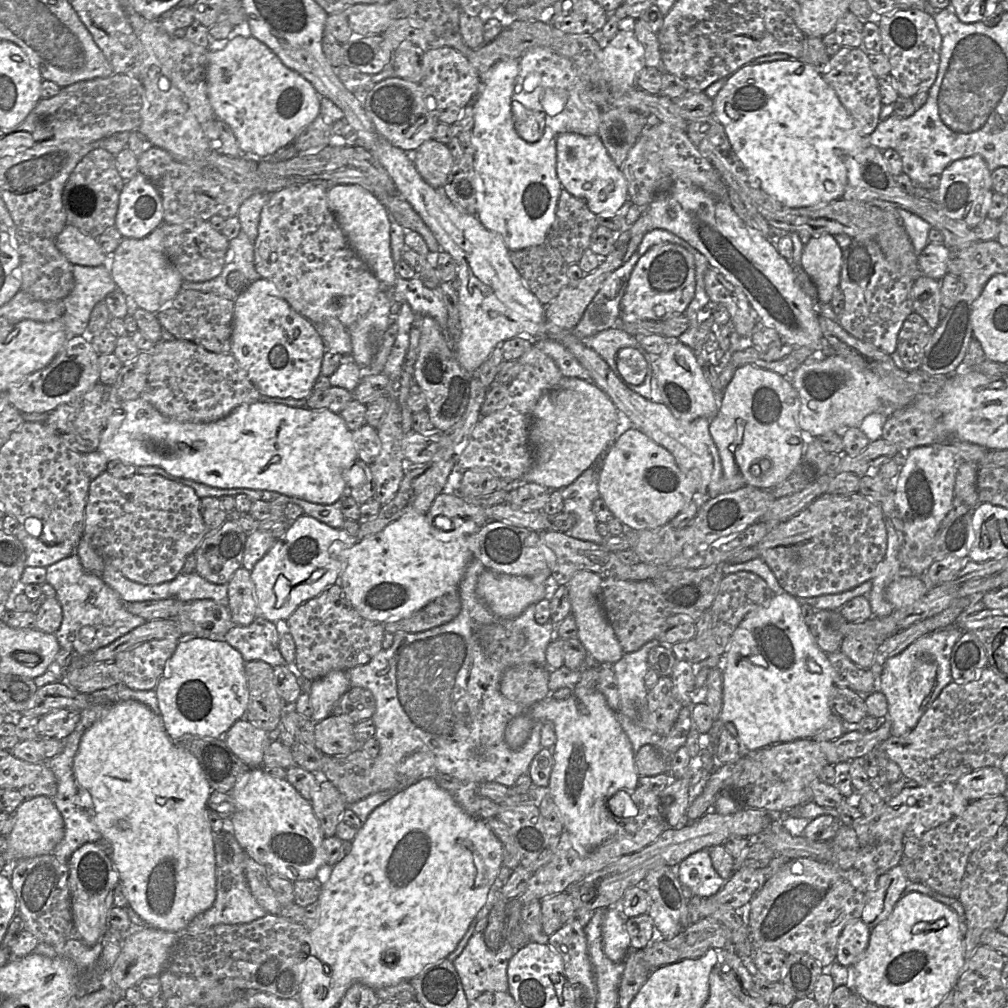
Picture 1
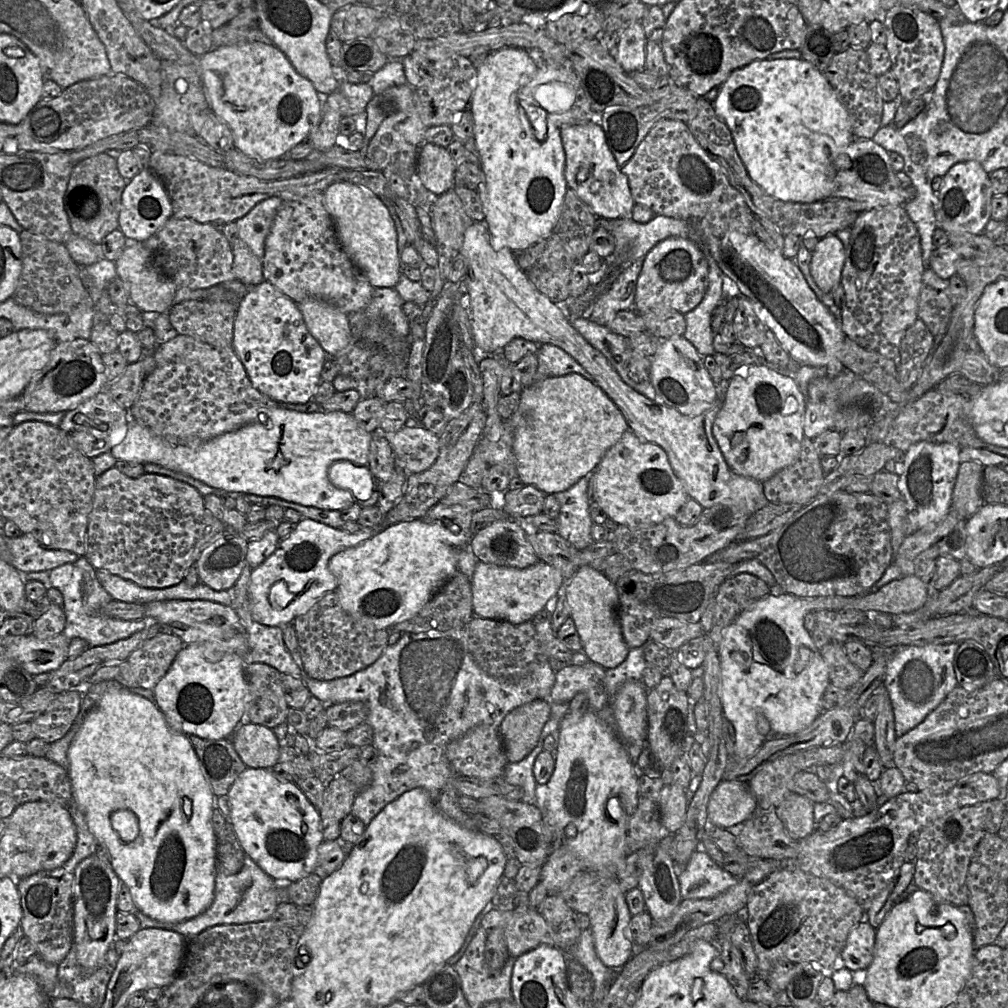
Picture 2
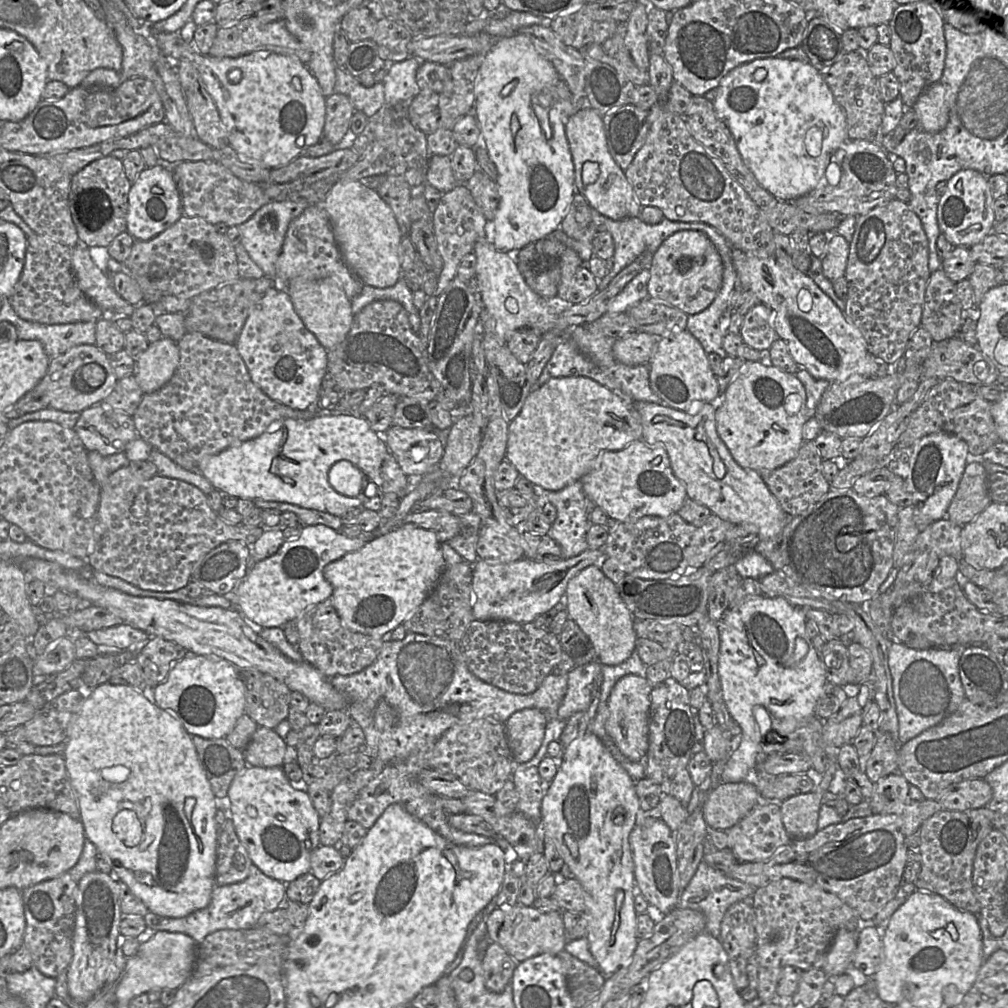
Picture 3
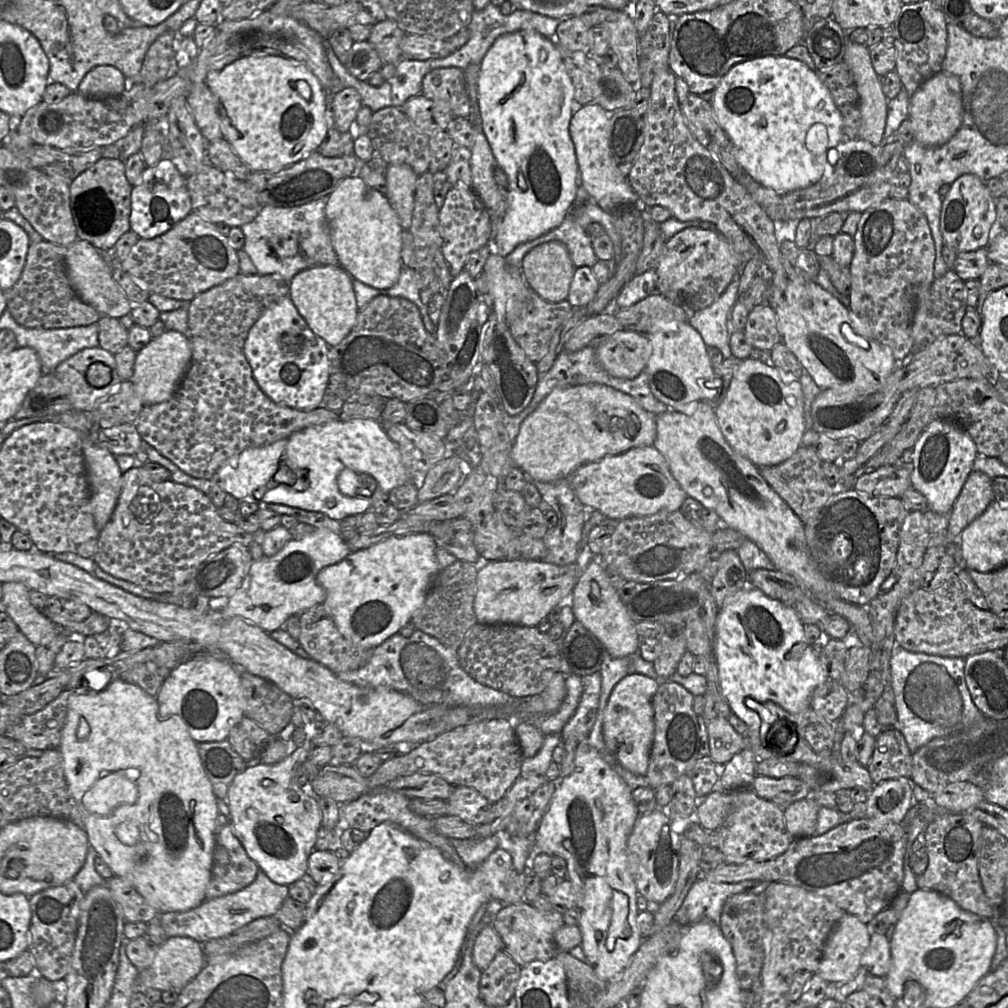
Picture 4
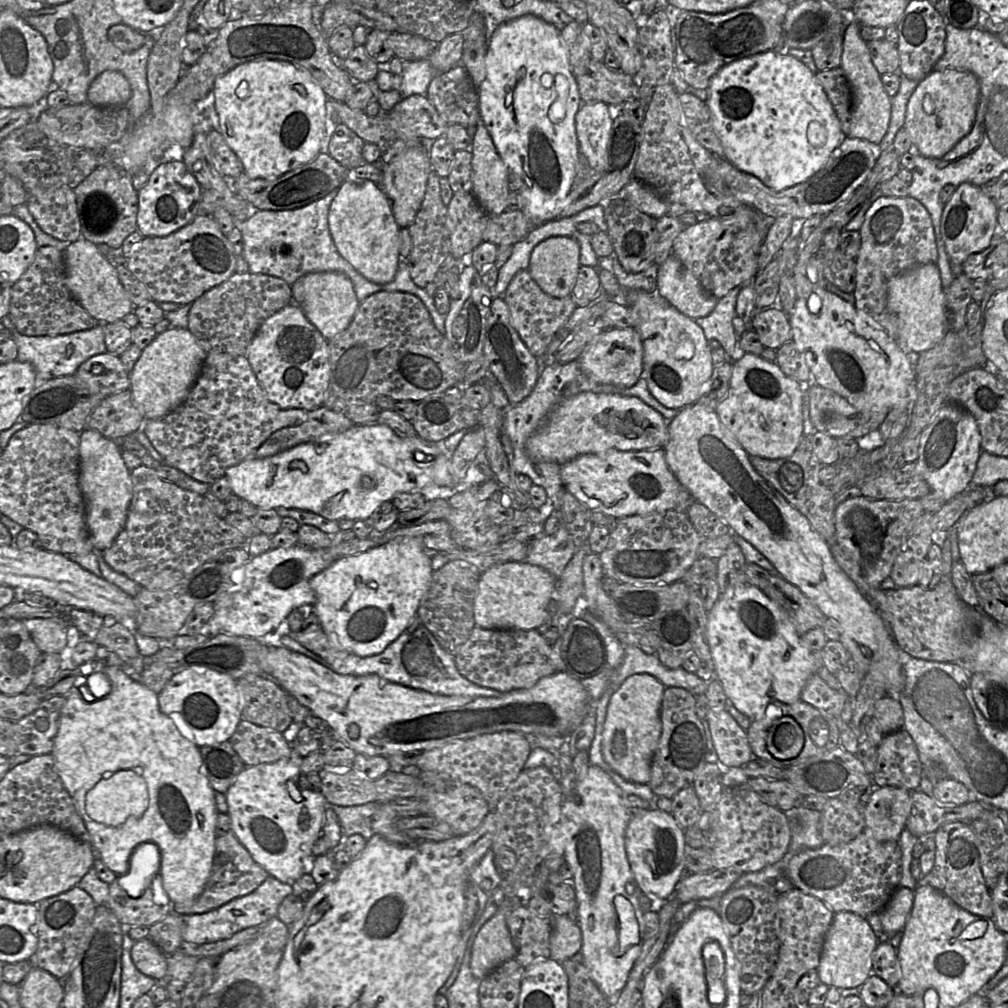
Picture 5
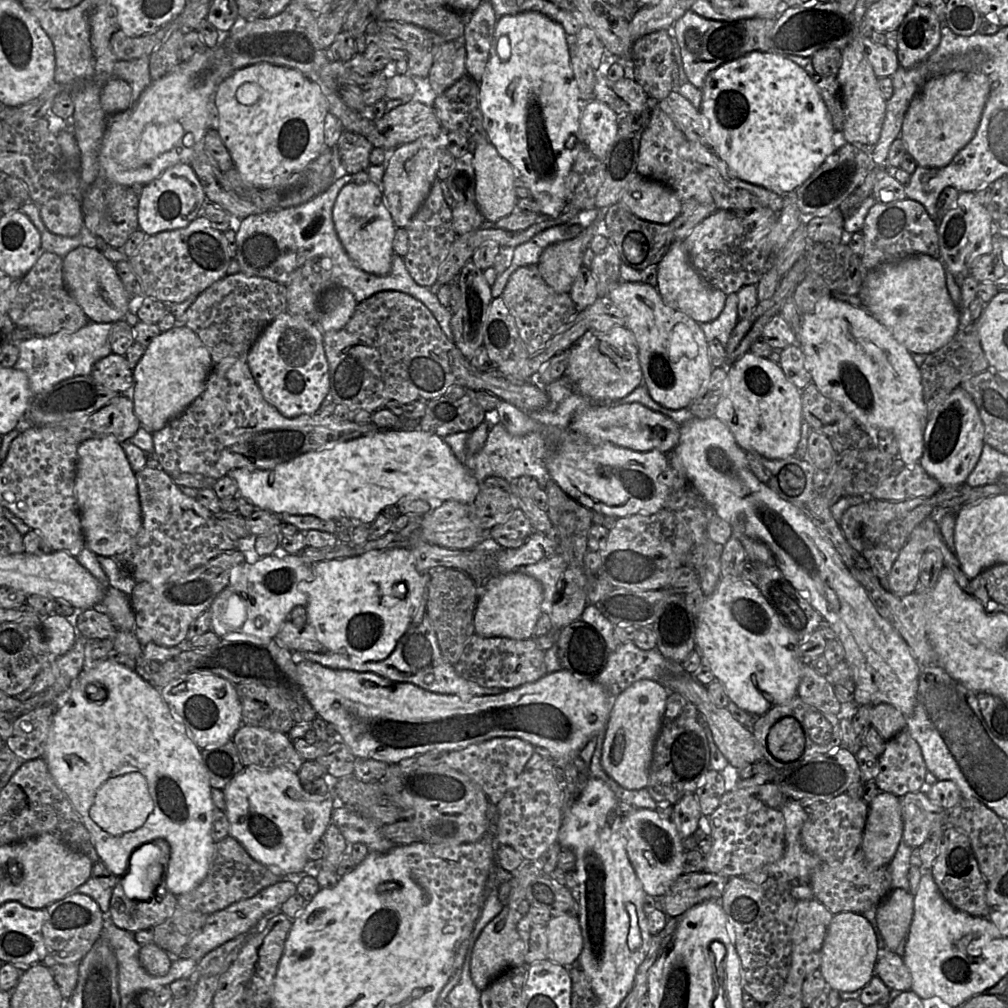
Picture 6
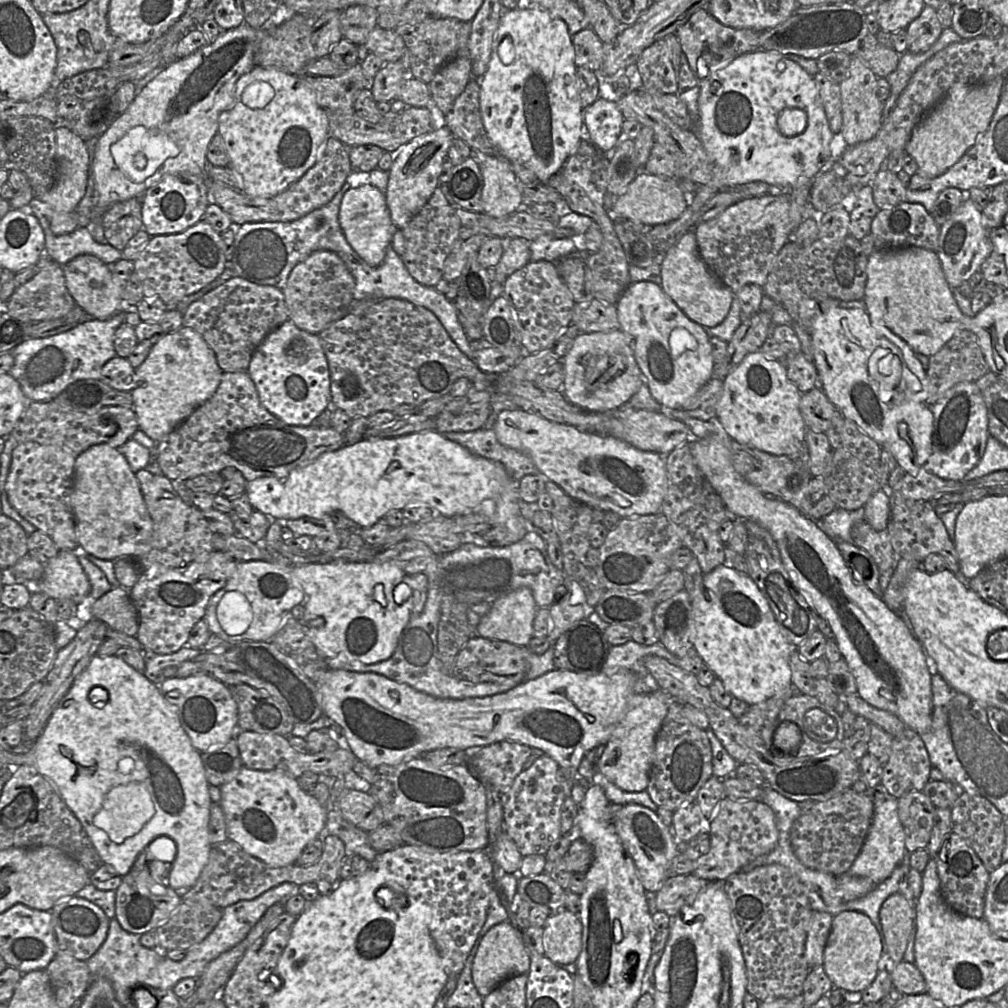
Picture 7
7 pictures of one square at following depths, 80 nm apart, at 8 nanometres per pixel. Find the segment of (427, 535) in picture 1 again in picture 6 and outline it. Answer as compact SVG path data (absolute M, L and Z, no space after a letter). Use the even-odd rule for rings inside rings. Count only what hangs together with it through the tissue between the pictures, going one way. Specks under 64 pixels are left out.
M409 548L372 550L357 556L317 562L312 565L309 579L299 582L299 589L308 596L308 622L314 627L324 650L363 661L381 661L393 652L425 597L424 578L416 569L414 555ZM399 582L407 586L407 593L402 598L394 593Z

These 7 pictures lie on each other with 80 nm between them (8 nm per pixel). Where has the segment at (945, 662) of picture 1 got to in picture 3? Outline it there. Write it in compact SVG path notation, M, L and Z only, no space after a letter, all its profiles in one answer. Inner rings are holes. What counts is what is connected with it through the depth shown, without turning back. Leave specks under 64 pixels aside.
M892 641L888 653L888 665L892 676L901 745L940 724L966 699L959 675L959 659L963 647L917 650Z

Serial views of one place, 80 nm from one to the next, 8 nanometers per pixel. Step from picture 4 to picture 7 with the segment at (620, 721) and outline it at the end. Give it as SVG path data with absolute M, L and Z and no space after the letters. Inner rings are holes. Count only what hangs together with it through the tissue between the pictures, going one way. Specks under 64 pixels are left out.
M661 689L647 694L633 694L629 697L625 716L604 746L596 763L597 770L622 790L641 792L647 788L654 761L656 736L668 713L671 699Z

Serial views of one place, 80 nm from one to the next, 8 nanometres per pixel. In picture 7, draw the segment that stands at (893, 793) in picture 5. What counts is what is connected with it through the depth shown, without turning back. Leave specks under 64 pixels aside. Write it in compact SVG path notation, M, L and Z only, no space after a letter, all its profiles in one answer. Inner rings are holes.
M890 797L874 808L867 837L859 855L847 872L855 876L870 878L879 884L890 876L895 867L903 860L906 852L905 832L898 816L898 799Z

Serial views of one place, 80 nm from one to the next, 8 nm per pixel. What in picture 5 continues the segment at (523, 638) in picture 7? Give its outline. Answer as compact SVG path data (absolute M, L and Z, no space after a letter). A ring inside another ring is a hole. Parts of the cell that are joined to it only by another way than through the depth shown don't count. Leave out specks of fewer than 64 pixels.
M525 561L492 566L480 574L474 601L477 627L493 630L533 630L543 622L547 605L556 588L556 579L545 569Z

